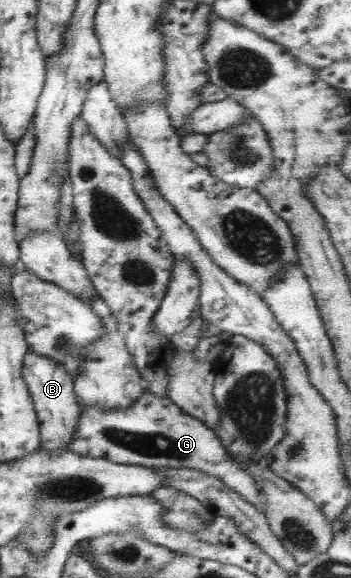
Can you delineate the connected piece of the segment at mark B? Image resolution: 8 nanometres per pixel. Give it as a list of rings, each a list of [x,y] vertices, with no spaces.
[[[31,348],[27,349],[24,357],[21,375],[30,391],[37,420],[40,427],[40,442],[46,451],[66,451],[68,443],[74,438],[74,433],[81,418],[81,409],[76,403],[73,388],[73,377],[68,371],[47,356],[33,354]]]

